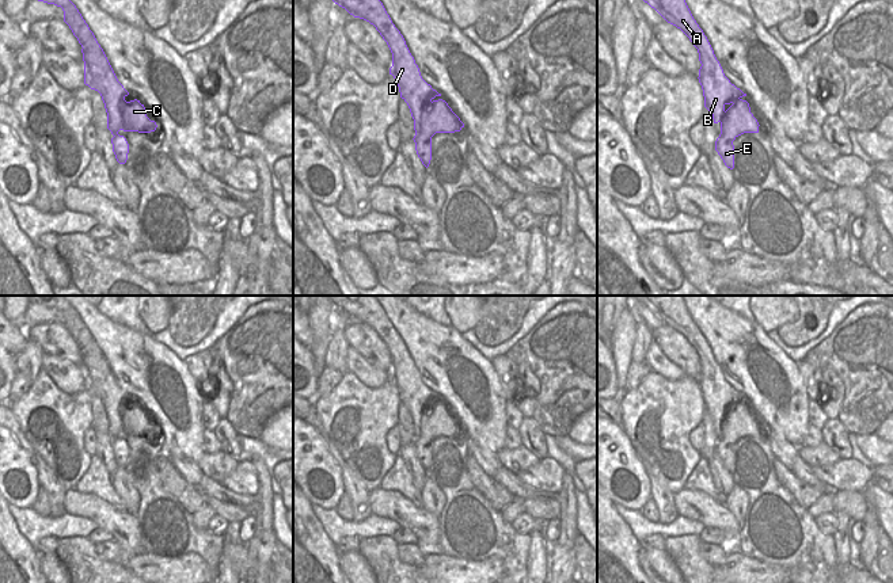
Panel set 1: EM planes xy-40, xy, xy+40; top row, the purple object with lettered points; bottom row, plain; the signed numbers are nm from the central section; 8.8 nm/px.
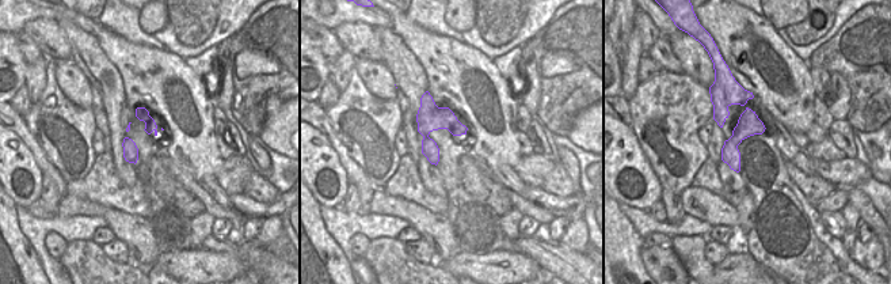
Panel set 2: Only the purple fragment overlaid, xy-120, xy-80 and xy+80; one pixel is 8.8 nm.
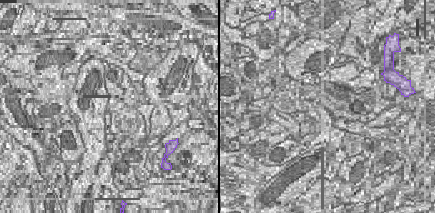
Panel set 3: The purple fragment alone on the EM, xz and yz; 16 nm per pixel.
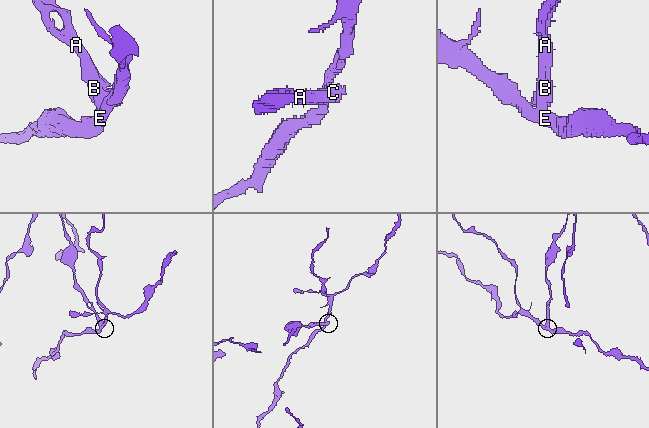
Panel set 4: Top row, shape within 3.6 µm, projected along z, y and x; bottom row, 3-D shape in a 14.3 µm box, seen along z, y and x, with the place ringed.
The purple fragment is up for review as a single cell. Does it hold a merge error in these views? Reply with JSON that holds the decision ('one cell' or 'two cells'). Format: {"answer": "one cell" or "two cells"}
{"answer": "two cells"}

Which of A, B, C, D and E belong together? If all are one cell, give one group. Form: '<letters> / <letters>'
A B C D / E

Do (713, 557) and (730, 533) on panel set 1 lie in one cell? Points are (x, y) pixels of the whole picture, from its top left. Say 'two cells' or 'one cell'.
two cells

